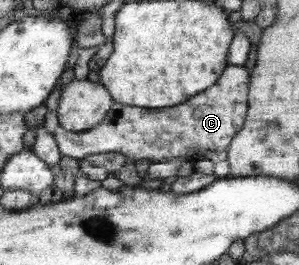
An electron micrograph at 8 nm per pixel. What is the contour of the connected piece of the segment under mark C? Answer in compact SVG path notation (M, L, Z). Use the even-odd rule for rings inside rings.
M229 63L215 85L184 104L149 109L115 102L102 124L86 133L65 130L59 126L53 138L62 156L79 161L97 153L113 152L133 161L147 159L150 162L163 162L185 158L191 163L209 160L216 164L227 160L231 142L247 120L250 79L251 74L245 65Z

